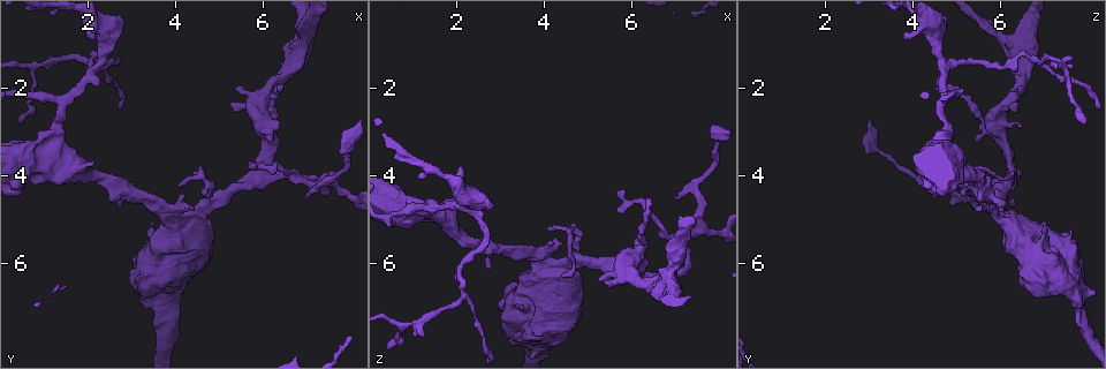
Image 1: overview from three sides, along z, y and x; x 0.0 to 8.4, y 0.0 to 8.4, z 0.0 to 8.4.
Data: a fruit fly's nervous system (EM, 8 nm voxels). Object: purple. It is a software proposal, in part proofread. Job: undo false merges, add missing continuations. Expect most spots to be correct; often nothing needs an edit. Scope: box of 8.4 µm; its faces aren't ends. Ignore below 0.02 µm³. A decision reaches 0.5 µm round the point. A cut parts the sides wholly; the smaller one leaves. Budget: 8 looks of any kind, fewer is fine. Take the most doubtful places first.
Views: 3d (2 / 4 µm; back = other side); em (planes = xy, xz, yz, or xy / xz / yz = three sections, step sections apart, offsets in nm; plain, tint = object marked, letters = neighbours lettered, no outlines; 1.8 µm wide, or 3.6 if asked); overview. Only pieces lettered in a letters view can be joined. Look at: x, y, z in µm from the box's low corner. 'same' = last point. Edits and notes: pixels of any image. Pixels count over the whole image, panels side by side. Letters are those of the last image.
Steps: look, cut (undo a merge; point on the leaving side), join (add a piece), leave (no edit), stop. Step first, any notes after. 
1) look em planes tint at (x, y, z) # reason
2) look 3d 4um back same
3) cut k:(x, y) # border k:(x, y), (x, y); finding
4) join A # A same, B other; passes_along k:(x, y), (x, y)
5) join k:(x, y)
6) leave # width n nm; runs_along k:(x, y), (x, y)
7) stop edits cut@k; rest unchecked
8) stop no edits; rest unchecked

look 3d 4um at (3.85, 6.55, 7.75) # calibre changes

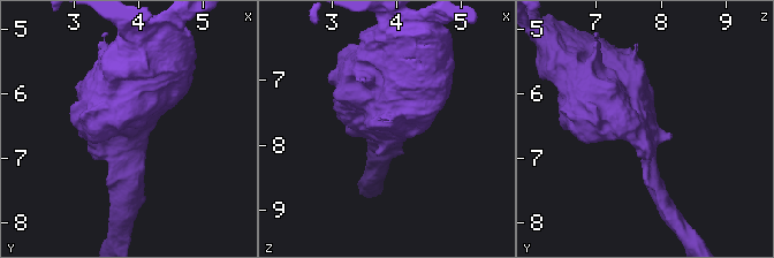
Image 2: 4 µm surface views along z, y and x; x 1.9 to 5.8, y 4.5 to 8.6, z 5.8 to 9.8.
look em planes tint at (3.90, 6.60, 7.75) # now the EM

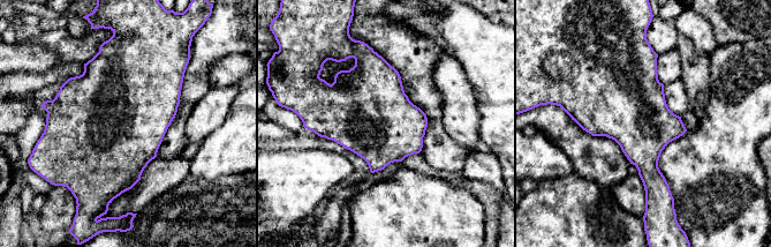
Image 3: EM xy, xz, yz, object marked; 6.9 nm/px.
look em planes letters same # what lies round it

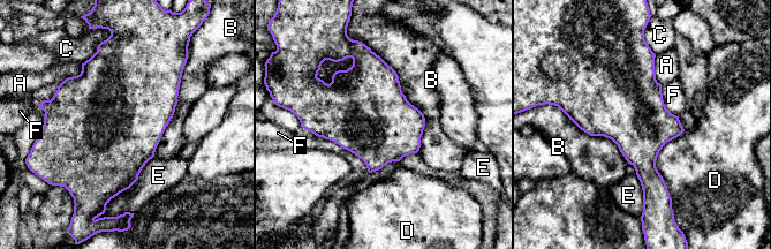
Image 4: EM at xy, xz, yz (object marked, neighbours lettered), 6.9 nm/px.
leave # width 500 nm; A other, B other, C other, D other, E other, F other; border 4:(369, 47), (423, 114), (418, 151); one cell here

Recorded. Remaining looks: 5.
look 3d 2um at (7.30, 4.15, 5.20) # looks like a crossing

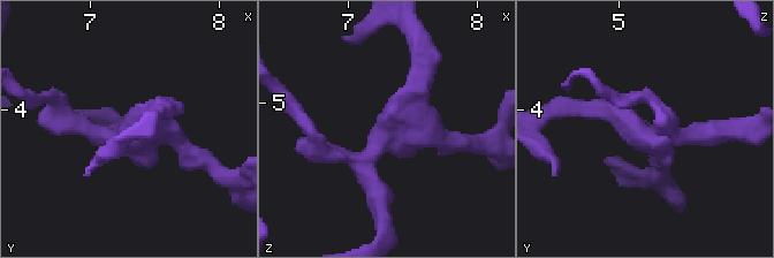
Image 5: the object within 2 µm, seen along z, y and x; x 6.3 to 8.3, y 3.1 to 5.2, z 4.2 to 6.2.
look em planes plain at (7.32, 4.20, 5.22) # arms 4

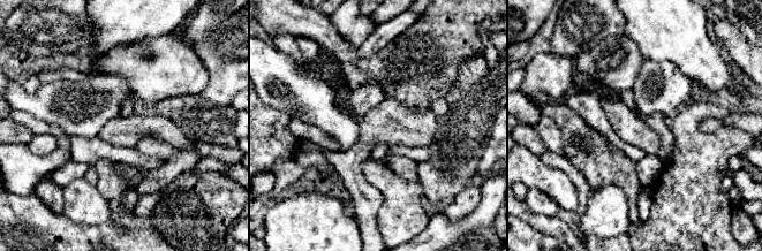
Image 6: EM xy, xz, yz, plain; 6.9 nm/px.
look em planes letters same # see the neighbours

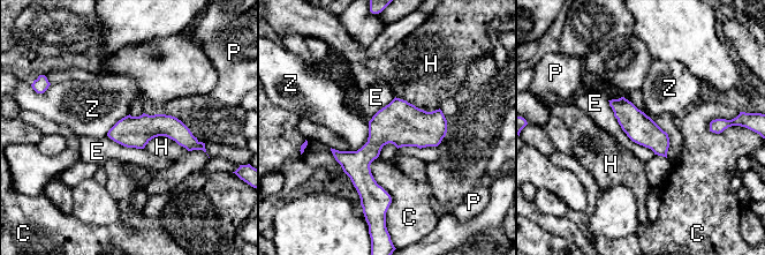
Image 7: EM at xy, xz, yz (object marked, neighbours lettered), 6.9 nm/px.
leave # C other, E other, H other, P other, Z other; border 7:(369, 122), (368, 140), (350, 151); continuous, no second cell

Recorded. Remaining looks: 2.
look em yz step 16 tint at (4.80, 4.70, 6.00) # thin neck

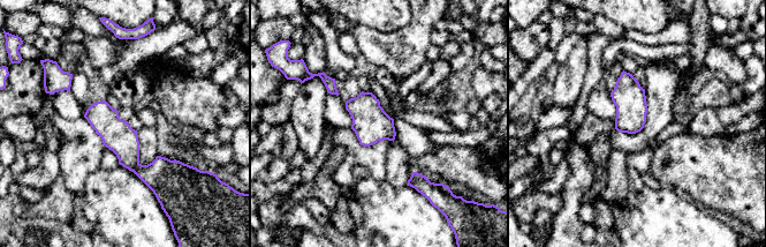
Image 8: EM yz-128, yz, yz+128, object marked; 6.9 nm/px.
look em planes letters same # cut it another way

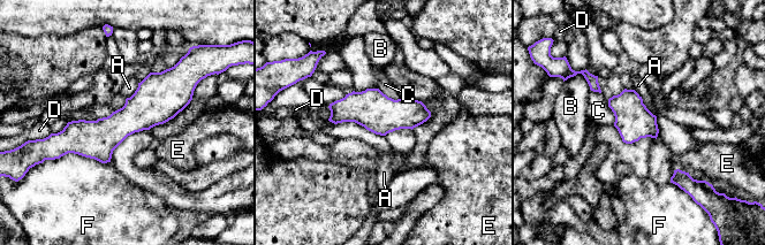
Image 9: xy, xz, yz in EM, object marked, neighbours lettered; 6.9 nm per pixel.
leave # A other, B other, C other, D other, E other, F other; runs_along 9:(189, 94), (59, 138); continuous, no second cell

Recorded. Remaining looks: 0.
stop no edits; rest unchecked

